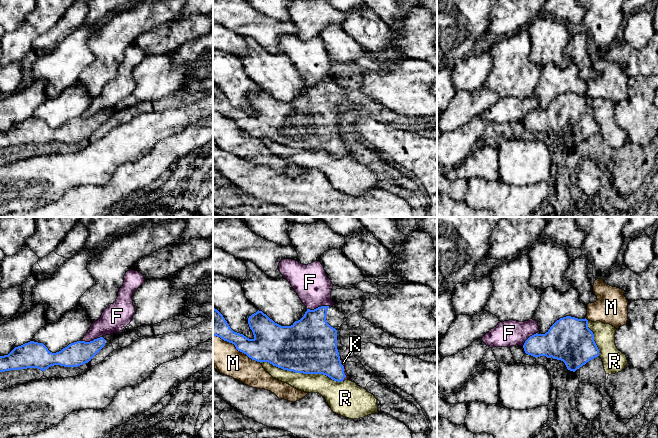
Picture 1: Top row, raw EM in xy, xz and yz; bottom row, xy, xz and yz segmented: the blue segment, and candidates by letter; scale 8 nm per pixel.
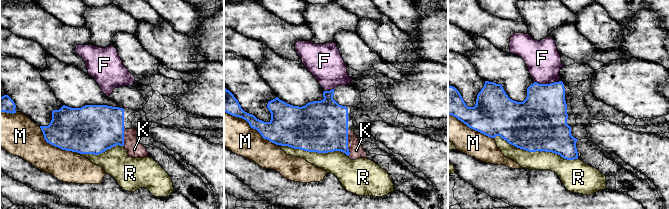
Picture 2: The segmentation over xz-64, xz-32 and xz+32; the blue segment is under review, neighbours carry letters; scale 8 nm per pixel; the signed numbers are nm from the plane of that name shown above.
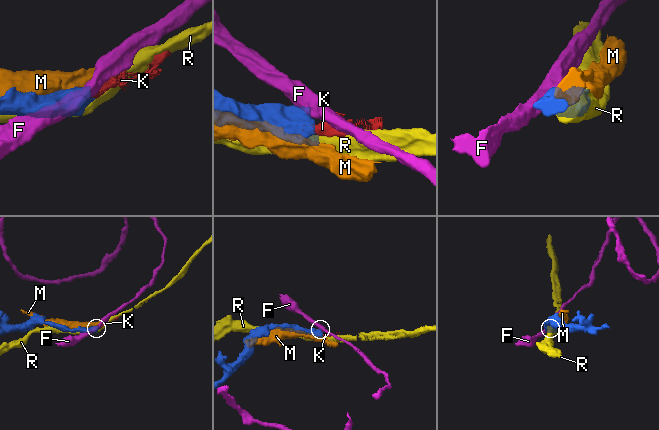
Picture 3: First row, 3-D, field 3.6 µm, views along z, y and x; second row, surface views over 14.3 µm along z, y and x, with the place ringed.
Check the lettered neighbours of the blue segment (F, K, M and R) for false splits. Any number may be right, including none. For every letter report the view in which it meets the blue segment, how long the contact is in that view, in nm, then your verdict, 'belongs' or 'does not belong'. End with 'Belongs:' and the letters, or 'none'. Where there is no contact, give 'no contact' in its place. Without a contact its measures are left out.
F: contact in xz; length 180 nm; does not belong
K: contact in xz; length 190 nm; belongs
M: contact in xz; length 440 nm; does not belong
R: contact in xz; length 700 nm; does not belong
Belongs: K

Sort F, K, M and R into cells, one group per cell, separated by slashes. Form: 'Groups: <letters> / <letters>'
Groups: F / K / M / R

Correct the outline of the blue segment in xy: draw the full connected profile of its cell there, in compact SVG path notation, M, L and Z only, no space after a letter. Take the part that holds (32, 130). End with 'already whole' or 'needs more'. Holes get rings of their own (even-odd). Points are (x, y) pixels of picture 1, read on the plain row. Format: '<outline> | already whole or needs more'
M103 113L90 118L77 117L69 120L61 127L52 129L43 119L30 117L21 122L15 123L8 131L0 132L0 148L37 144L43 148L51 142L60 141L64 143L78 143L88 139L105 121Z | already whole

